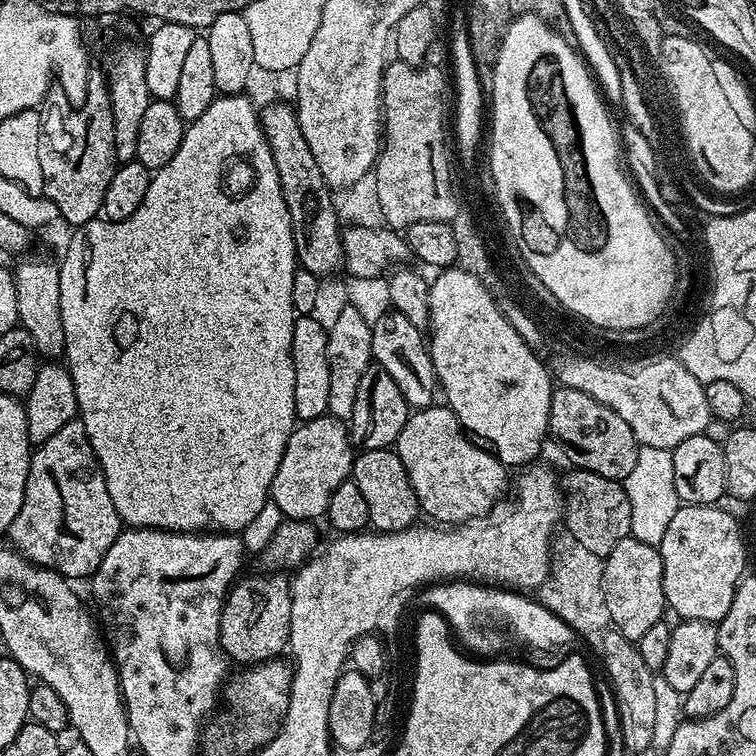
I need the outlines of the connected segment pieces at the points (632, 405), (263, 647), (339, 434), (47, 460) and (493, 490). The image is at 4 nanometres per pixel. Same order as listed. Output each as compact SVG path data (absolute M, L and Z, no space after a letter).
M658 354L618 370L593 357L566 355L552 365L557 383L581 390L614 410L630 426L640 446L672 450L686 438L701 436L709 429L712 419L704 385L676 357Z
M264 574L268 576L248 576L237 579L224 600L220 615L220 645L229 661L240 663L240 666L262 664L265 660L275 660L285 655L290 638L290 602L292 589L290 580L284 574Z
M323 415L313 420L297 423L286 442L282 462L278 462L278 474L270 493L271 503L281 512L281 517L290 520L318 521L327 513L330 494L342 486L342 482L352 475L354 445L350 428L343 420Z
M79 418L68 420L62 430L46 438L46 442L35 445L28 467L22 510L18 510L18 518L14 518L14 522L8 527L7 539L12 539L9 540L11 547L31 564L51 568L65 578L88 578L102 562L106 550L114 546L114 538L118 538L121 530L120 515L118 510L114 510L114 498L110 498L110 490L106 490L106 478L90 446L90 438L86 438L86 426L82 426Z
M436 407L421 408L409 415L406 426L402 426L402 434L398 434L394 451L398 458L402 458L402 466L406 466L406 474L410 478L410 486L414 486L414 494L420 503L421 513L425 517L433 516L436 519L433 521L441 525L455 526L465 523L469 518L485 515L505 495L503 492L507 488L509 491L509 469L501 464L487 447L481 446L475 439L466 435L464 427L460 425L451 408Z

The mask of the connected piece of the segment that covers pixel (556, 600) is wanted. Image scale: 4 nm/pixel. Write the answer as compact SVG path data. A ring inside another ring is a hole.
M567 532L553 537L549 579L547 585L538 590L538 599L570 626L575 635L593 644L602 641L611 629L612 619L605 604L603 557L591 553Z

